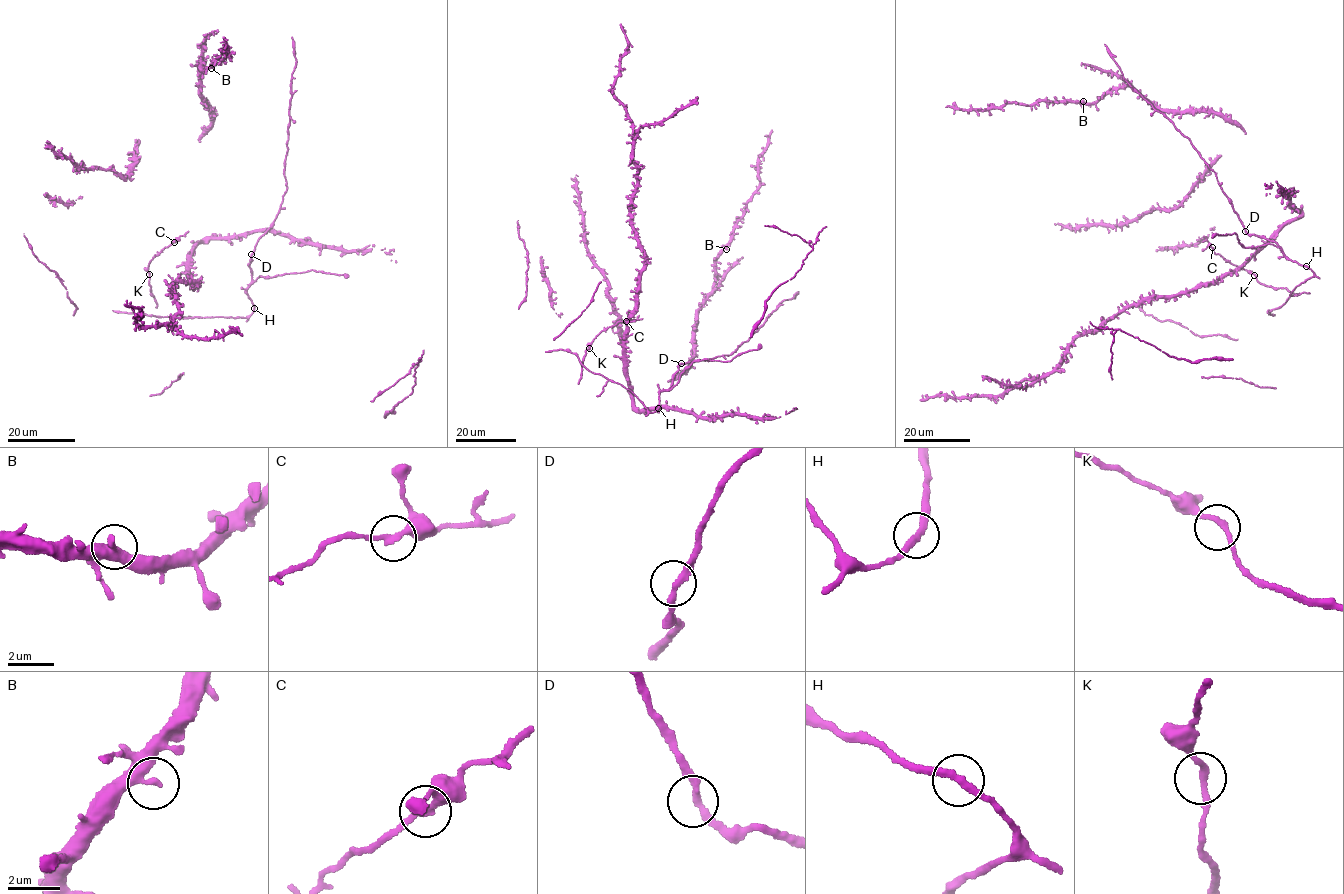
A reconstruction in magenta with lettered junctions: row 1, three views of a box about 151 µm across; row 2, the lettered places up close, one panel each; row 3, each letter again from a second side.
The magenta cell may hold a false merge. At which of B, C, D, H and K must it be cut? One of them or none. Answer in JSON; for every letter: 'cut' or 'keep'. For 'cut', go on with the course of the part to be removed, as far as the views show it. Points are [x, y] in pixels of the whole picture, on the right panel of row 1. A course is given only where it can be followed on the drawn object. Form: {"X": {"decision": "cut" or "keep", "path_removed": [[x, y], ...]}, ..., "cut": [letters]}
{"B": {"decision": "keep"}, "C": {"decision": "cut", "path_removed": [[1212, 248], [1203, 235]]}, "D": {"decision": "keep"}, "H": {"decision": "keep"}, "K": {"decision": "keep"}, "cut": ["C"]}

